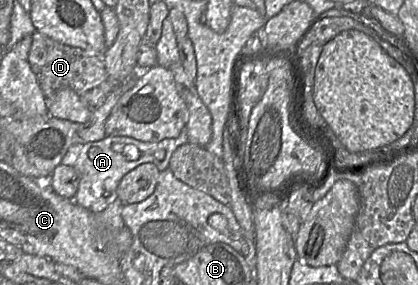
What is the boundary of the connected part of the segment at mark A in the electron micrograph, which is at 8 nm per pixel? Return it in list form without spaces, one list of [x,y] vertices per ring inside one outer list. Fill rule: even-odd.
[[[184,128],[178,137],[160,142],[141,142],[130,137],[106,135],[98,141],[70,146],[62,163],[72,166],[79,176],[78,188],[72,200],[91,212],[103,211],[117,200],[116,188],[125,174],[144,163],[153,163],[160,172],[164,171],[173,152],[185,143],[188,143],[188,137]]]

